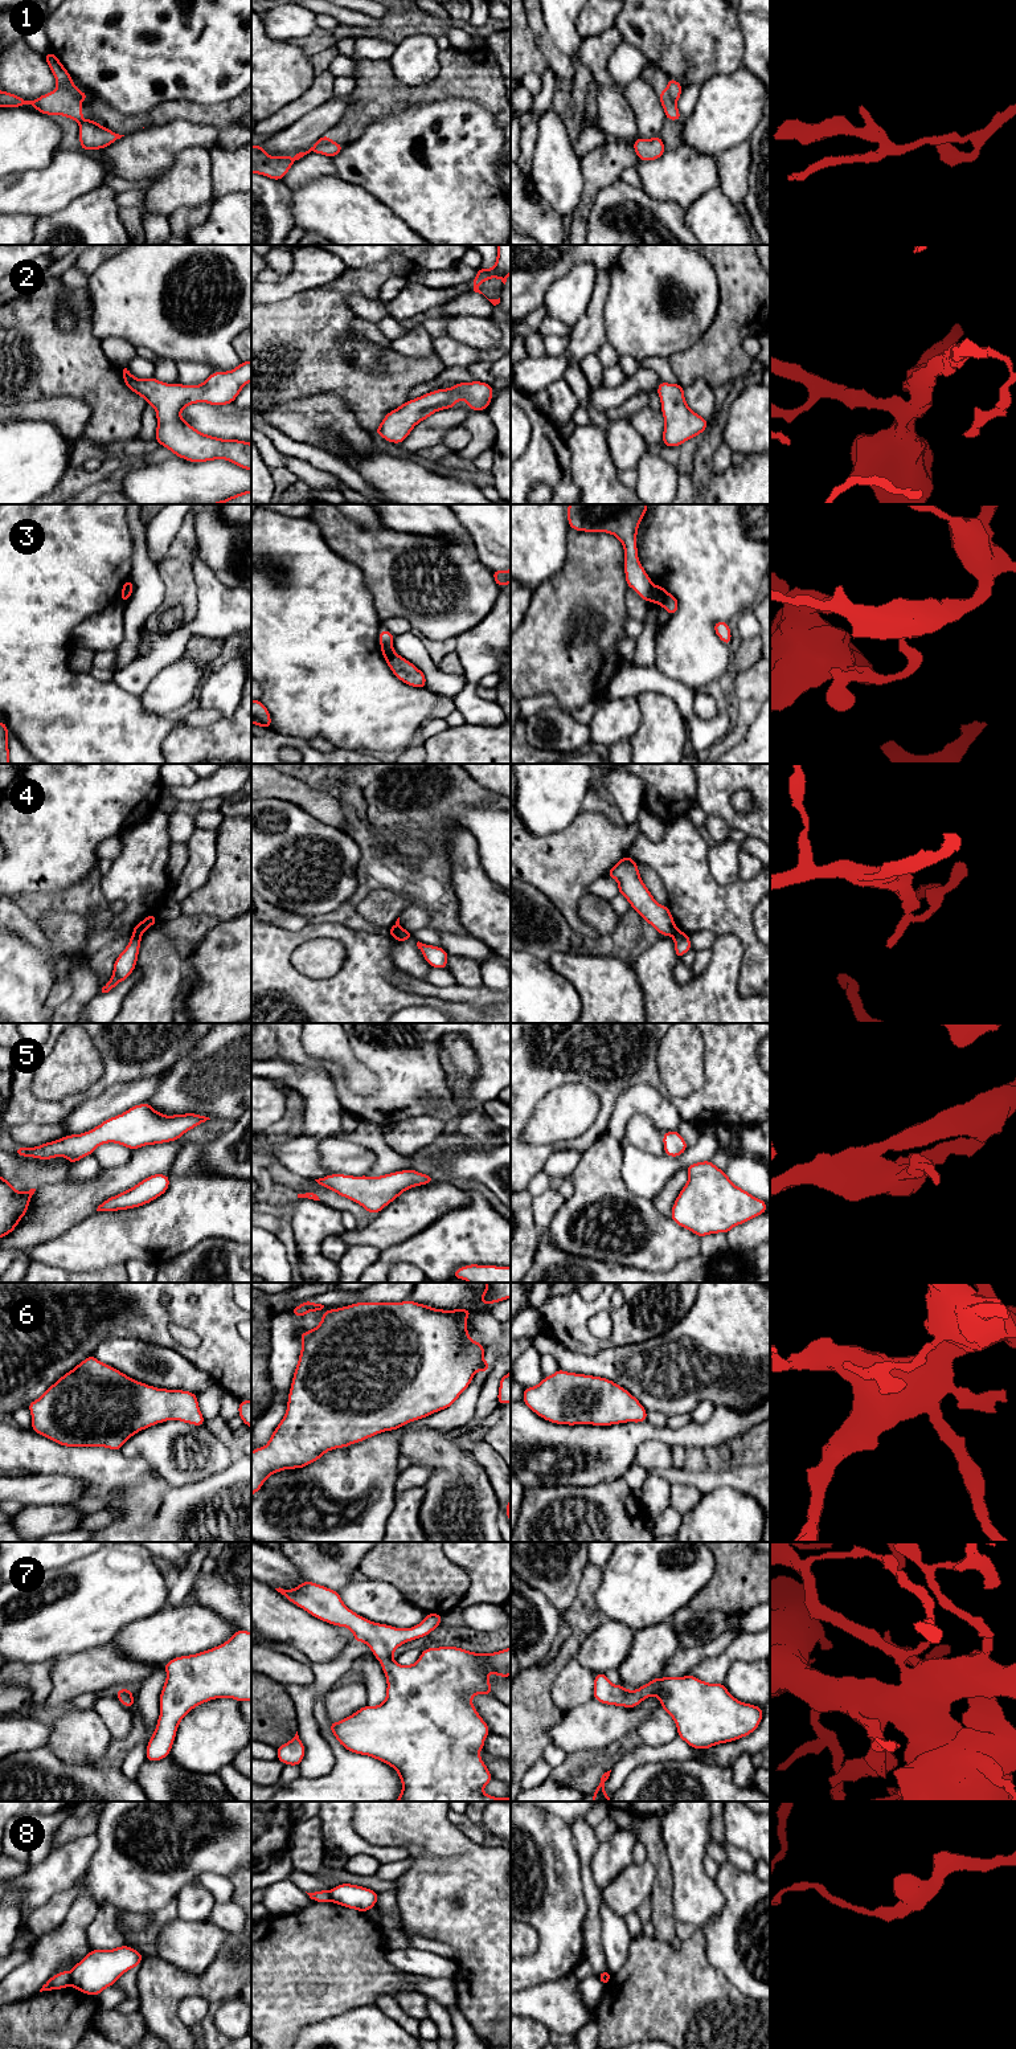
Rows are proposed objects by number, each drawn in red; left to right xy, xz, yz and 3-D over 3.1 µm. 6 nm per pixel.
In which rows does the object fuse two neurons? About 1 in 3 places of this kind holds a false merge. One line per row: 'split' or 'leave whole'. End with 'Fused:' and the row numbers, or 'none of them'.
1: split
2: leave whole
3: split
4: split
5: leave whole
6: leave whole
7: leave whole
8: split
Fused: 1, 3, 4, 8

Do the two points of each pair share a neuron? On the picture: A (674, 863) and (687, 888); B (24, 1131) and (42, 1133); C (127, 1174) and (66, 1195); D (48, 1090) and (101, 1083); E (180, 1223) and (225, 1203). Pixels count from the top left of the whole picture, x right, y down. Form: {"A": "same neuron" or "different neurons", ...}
{"A": "same neuron", "B": "same neuron", "C": "same neuron", "D": "different neurons", "E": "same neuron"}

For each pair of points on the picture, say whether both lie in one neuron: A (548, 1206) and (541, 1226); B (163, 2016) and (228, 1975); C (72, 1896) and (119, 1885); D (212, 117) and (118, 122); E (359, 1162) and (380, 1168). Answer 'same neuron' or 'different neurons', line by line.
A: same neuron
B: same neuron
C: same neuron
D: same neuron
E: different neurons

